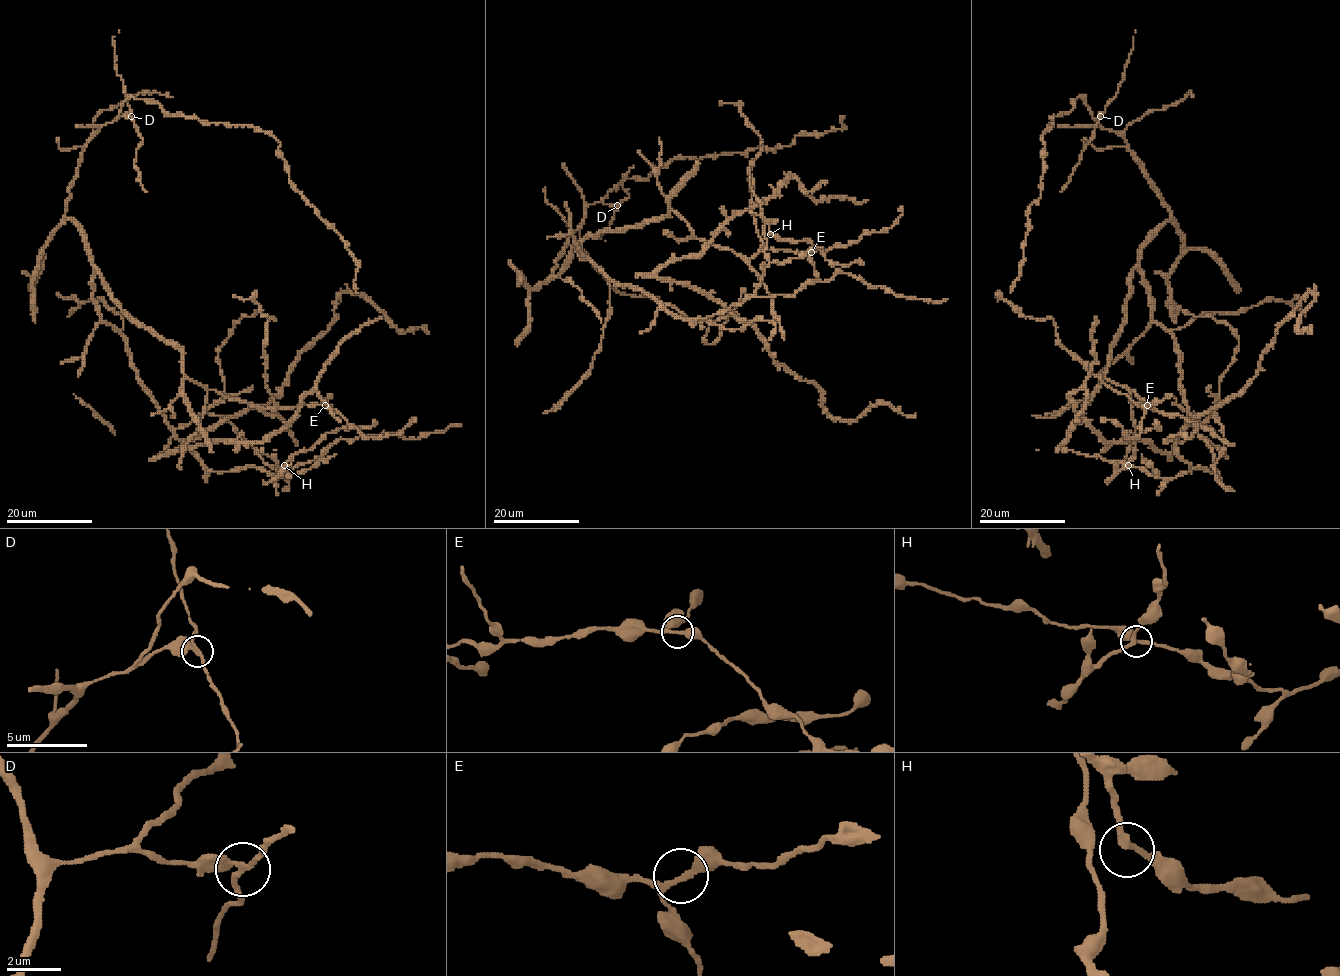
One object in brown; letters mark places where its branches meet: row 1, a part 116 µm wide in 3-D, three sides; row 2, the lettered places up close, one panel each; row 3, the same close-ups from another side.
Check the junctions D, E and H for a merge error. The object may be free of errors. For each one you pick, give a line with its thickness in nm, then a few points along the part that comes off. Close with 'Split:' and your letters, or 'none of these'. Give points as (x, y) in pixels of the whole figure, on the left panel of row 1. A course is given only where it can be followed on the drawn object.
D: 240 nm thick; foreign part runs (131, 117), (116, 66), (113, 37), (119, 31)
Split: D

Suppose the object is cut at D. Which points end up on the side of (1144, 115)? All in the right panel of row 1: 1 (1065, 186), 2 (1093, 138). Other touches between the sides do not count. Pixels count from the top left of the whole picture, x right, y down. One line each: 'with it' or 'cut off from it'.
1: cut off from it
2: cut off from it

